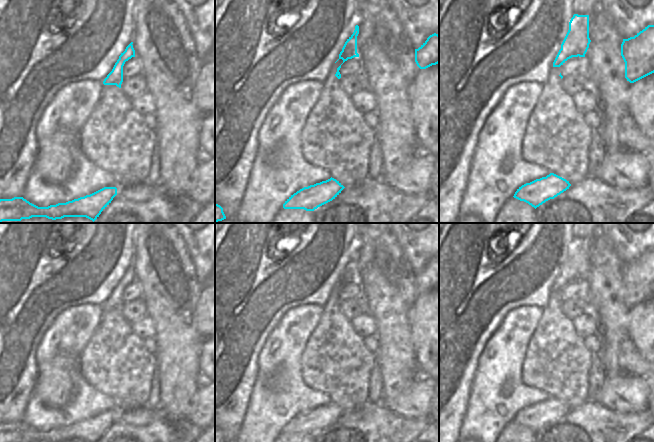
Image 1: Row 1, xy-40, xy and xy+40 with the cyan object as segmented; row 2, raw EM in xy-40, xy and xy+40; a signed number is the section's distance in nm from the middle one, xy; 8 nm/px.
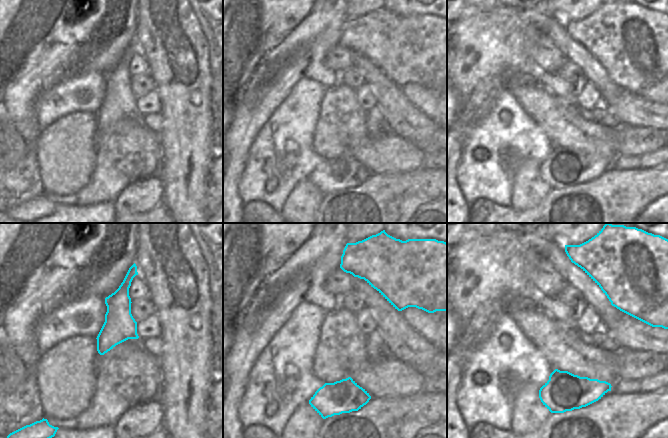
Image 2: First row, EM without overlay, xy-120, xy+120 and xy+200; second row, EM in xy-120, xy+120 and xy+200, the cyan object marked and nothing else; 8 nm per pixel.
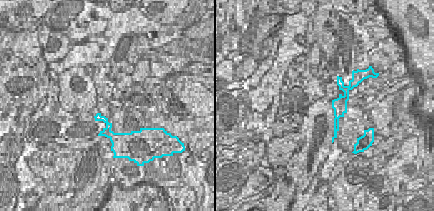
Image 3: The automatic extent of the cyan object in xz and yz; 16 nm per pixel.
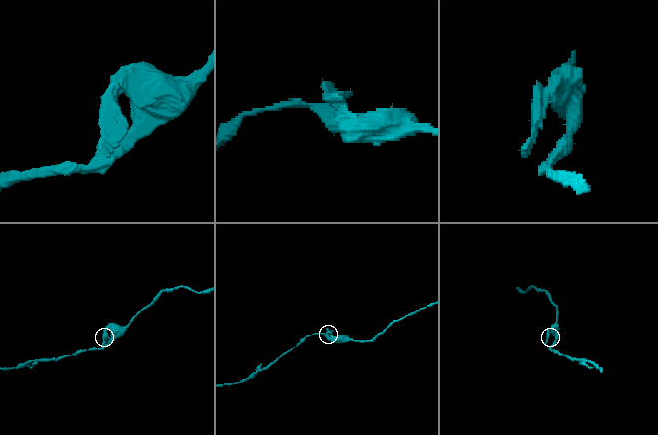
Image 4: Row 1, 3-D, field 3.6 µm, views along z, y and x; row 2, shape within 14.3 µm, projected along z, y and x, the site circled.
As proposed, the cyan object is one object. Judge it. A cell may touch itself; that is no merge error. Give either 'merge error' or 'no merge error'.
merge error

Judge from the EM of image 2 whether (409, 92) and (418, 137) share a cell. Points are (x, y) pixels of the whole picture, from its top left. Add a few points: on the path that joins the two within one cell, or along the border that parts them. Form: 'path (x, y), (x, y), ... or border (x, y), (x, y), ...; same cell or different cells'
border (400, 87), (404, 96), (429, 118); different cells

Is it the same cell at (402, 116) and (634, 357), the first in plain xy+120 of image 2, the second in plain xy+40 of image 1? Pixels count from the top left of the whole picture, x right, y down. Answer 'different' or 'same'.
same

